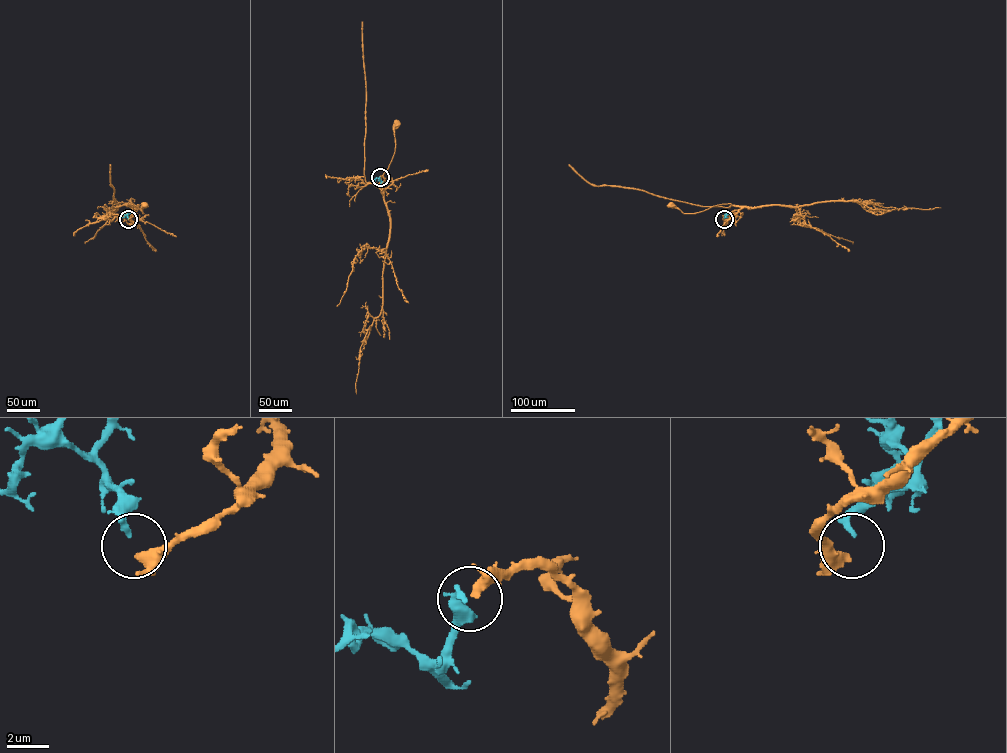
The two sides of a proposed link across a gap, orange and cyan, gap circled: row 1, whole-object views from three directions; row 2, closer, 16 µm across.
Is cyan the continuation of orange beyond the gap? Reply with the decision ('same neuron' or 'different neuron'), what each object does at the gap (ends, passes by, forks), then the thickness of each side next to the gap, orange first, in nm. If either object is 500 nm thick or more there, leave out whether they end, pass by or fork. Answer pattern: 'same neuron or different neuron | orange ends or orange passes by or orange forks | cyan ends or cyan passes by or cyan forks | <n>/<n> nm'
different neuron | orange ends | cyan ends | 440/240 nm

